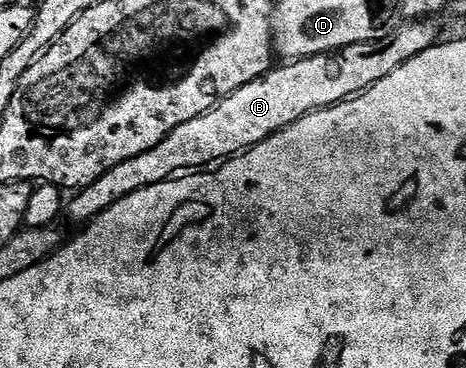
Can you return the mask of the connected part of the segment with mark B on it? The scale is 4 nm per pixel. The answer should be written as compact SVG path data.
M409 21L404 25L406 27L399 28L400 26L398 26L388 37L375 43L360 43L328 55L312 55L306 59L289 61L281 65L285 67L274 66L268 75L243 85L205 115L195 117L195 121L187 121L187 125L179 125L179 129L175 129L166 139L159 141L159 145L155 145L155 149L147 149L147 153L139 153L139 157L131 157L127 161L115 165L115 169L103 173L103 177L99 177L99 181L80 188L74 194L77 196L70 203L68 200L67 219L69 215L71 222L88 225L111 205L115 205L120 199L125 199L131 193L142 191L143 188L156 183L165 183L168 179L180 176L182 173L193 173L198 169L218 164L220 161L227 161L254 147L255 144L267 141L267 137L279 133L284 127L295 125L295 121L307 117L313 111L319 111L322 107L334 107L336 103L344 103L354 95L365 94L369 88L374 87L379 81L383 81L383 77L395 73L395 69L399 69L399 65L411 61L411 57L436 47L442 38L441 27L437 21Z

